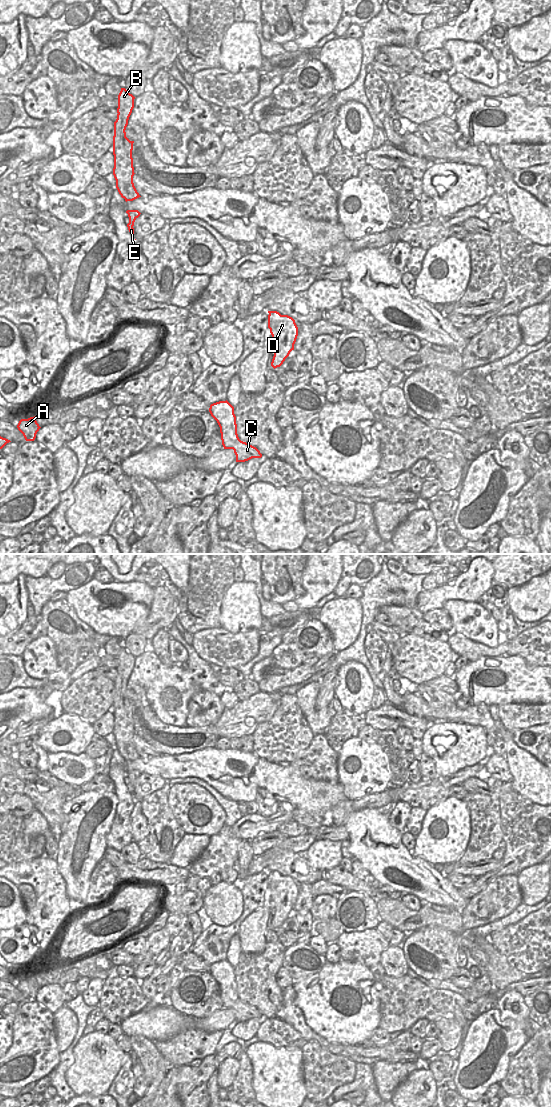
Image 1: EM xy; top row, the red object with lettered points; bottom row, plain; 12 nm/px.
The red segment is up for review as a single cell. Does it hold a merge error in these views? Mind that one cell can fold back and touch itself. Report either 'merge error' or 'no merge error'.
merge error

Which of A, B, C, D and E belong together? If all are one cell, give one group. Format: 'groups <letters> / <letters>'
groups A B C E / D

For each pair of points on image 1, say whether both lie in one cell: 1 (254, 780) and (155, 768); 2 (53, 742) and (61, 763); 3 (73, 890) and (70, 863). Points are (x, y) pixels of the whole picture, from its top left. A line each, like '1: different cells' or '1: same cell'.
1: same cell
2: different cells
3: same cell

